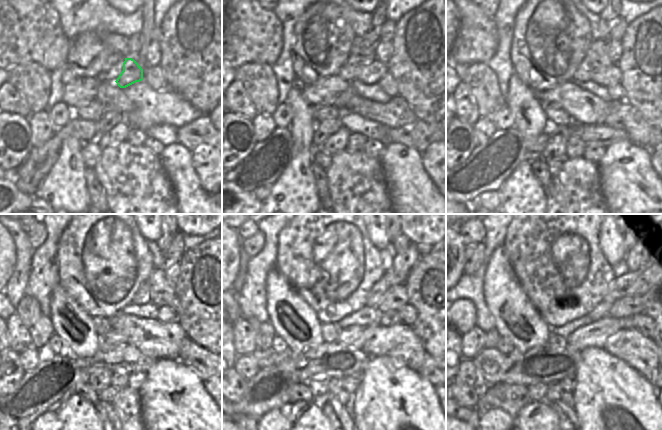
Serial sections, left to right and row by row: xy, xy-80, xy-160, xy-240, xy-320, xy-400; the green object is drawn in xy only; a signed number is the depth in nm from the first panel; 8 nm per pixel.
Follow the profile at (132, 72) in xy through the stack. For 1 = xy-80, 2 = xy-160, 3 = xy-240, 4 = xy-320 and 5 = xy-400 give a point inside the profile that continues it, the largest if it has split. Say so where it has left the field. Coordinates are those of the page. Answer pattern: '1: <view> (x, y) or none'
1: xy-80 (372, 73)
2: xy-160 (609, 75)
3: xy-240 (174, 303)
4: xy-320 (408, 314)
5: xy-400 (641, 322)

